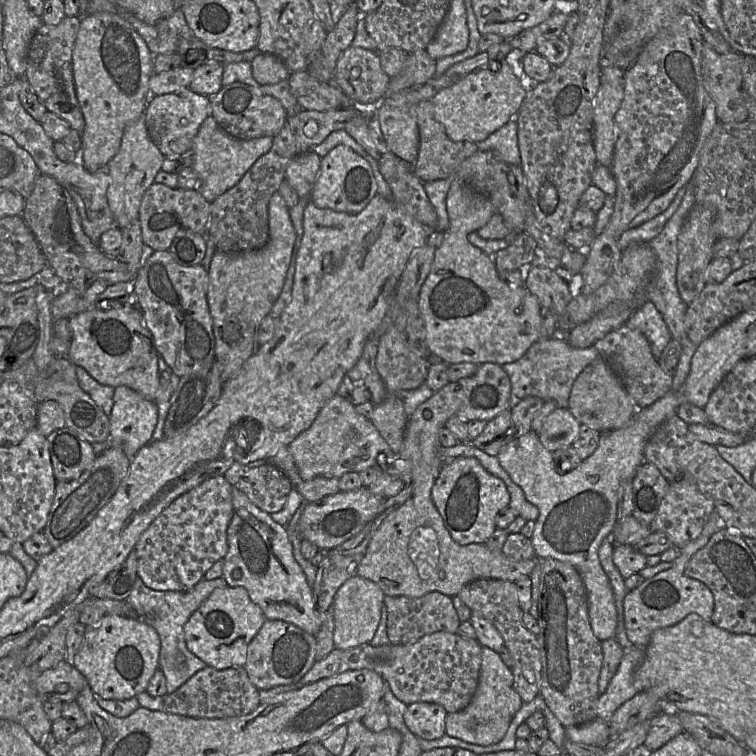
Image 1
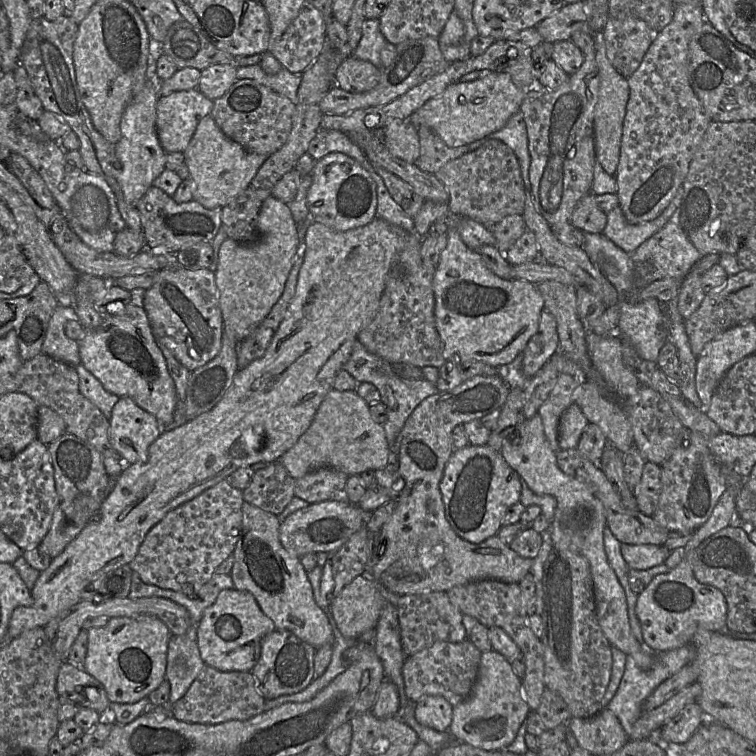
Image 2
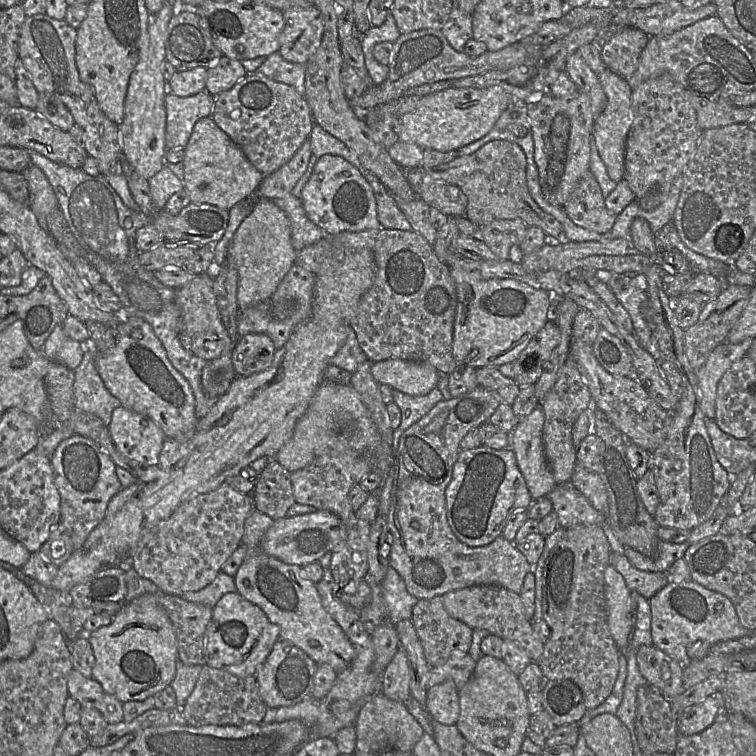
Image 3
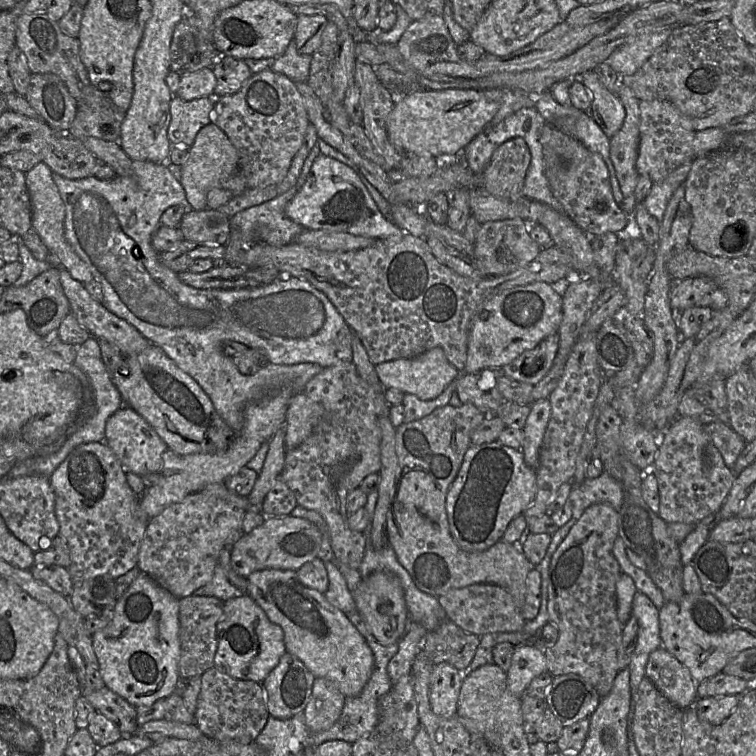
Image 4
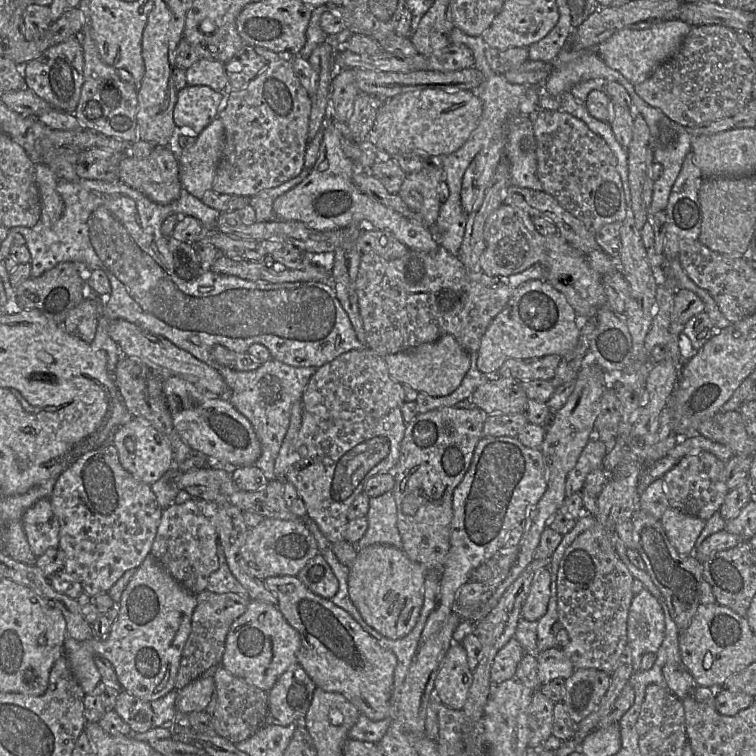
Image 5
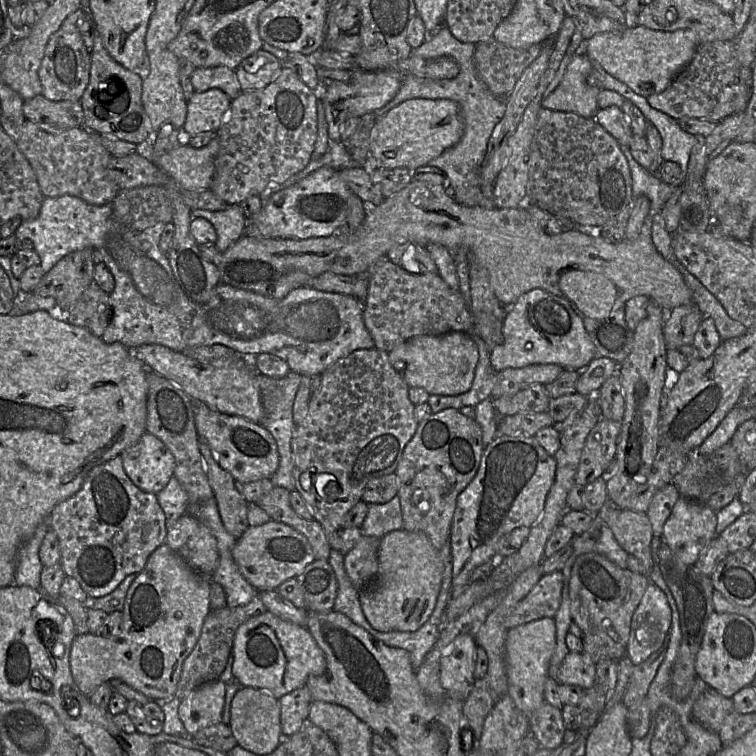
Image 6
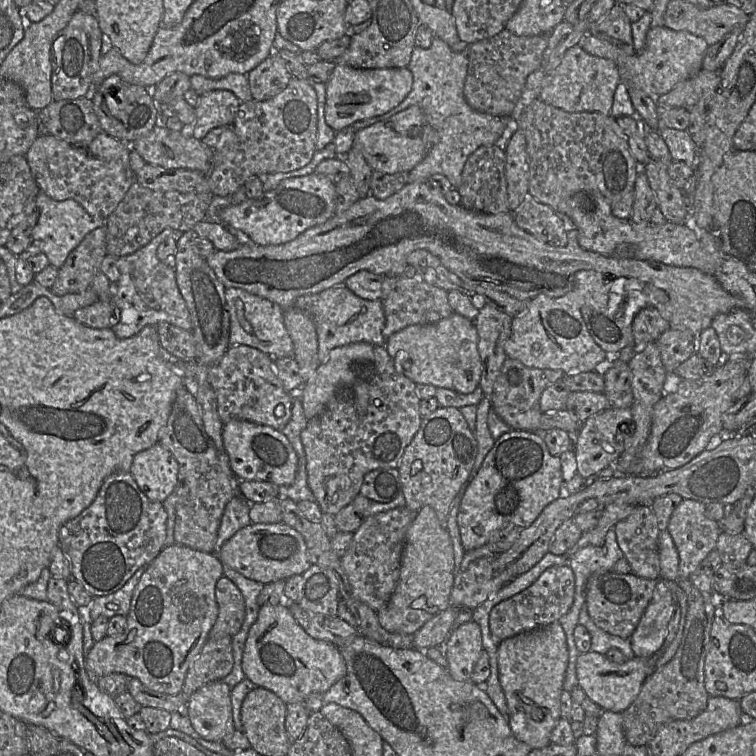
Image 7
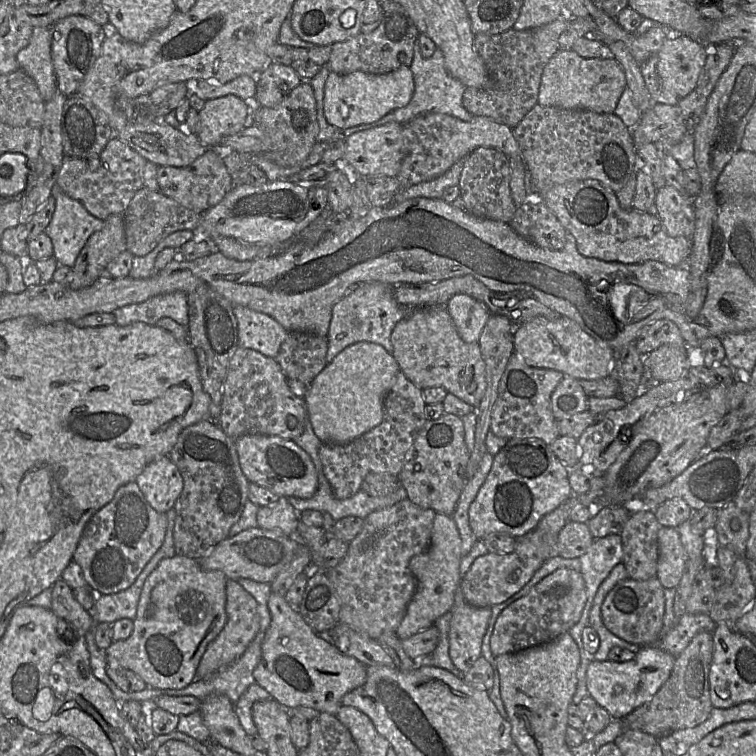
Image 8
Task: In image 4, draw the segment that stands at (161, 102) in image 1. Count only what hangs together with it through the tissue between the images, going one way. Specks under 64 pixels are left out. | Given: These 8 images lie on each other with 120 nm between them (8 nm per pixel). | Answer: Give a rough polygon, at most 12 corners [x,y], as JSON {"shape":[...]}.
{"shape":[[215,97],[170,103],[168,138],[191,147],[213,122]]}

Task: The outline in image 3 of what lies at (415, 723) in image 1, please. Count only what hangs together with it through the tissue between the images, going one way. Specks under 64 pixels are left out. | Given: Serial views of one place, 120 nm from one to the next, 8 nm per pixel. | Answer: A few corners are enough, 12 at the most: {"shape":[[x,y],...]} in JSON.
{"shape":[[452,680],[430,687],[425,710],[432,720],[455,725],[460,712]]}

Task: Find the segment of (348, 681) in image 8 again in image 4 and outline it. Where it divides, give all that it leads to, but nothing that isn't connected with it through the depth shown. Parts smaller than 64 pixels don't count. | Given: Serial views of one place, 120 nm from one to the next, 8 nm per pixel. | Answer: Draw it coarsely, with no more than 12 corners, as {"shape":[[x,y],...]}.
{"shape":[[244,594],[224,601],[214,666],[263,683],[284,633]]}

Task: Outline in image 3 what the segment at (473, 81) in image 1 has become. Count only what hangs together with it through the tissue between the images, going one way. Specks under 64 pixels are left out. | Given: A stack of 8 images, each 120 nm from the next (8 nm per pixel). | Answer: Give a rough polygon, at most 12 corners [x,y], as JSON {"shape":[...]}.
{"shape":[[497,86],[450,87],[397,119],[399,141],[457,151],[516,100]]}

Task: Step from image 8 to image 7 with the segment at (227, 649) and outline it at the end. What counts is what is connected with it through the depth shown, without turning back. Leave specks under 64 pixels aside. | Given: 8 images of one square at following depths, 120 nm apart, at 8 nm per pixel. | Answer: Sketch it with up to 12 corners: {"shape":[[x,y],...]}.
{"shape":[[226,576],[217,581],[218,617],[209,638],[234,637],[246,617],[245,599]]}

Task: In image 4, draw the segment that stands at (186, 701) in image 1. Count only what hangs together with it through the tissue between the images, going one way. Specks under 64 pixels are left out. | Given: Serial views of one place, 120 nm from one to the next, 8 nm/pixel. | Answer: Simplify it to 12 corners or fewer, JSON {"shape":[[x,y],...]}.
{"shape":[[215,666],[194,724],[218,742],[254,742],[270,716],[262,684]]}

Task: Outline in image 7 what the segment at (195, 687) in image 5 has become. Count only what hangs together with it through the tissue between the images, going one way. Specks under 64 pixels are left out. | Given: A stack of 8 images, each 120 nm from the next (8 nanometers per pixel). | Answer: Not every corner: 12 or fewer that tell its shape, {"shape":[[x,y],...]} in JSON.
{"shape":[[208,683],[187,700],[204,739],[222,742],[235,730],[231,688]]}

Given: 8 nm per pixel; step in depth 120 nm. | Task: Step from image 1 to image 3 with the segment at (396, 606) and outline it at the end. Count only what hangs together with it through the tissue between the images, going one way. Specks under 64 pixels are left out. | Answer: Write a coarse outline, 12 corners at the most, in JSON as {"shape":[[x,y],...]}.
{"shape":[[441,597],[419,599],[410,620],[431,667],[469,653],[473,629]]}

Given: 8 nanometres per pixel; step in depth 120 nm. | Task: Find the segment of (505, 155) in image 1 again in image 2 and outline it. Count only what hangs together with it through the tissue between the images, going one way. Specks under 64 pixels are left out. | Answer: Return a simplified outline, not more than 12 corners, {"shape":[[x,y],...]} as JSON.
{"shape":[[515,113],[499,131],[467,145],[468,152],[490,140],[514,151],[525,189],[530,191],[527,128]]}

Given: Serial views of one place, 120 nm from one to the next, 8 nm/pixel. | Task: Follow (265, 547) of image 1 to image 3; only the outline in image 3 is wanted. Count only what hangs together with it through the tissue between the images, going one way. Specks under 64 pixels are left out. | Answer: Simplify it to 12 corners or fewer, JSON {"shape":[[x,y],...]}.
{"shape":[[255,508],[237,592],[317,665],[354,648],[300,566],[260,549],[274,519]]}

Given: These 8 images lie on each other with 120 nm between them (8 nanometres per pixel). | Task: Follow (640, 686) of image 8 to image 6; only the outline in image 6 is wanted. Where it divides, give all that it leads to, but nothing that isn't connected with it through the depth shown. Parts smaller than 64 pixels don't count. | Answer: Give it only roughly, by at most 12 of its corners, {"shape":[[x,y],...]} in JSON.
{"shape":[[570,652],[558,673],[559,684],[583,689],[595,683],[596,664]]}

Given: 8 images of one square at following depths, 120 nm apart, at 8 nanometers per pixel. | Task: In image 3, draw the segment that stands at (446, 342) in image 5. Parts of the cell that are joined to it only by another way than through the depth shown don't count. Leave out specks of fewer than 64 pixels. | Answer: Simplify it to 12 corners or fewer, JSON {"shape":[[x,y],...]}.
{"shape":[[372,362],[371,374],[411,396],[437,388],[439,373],[426,362]]}

